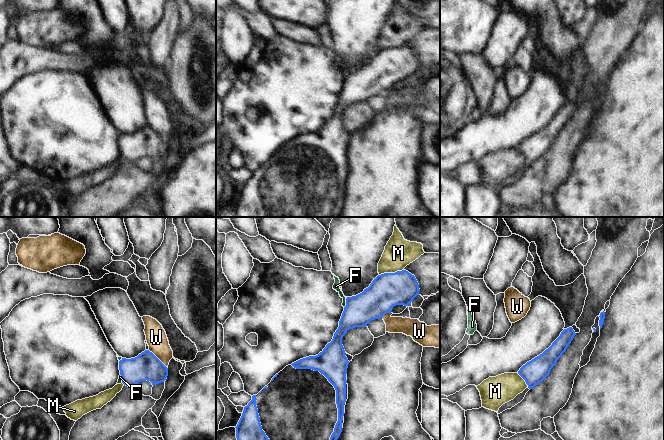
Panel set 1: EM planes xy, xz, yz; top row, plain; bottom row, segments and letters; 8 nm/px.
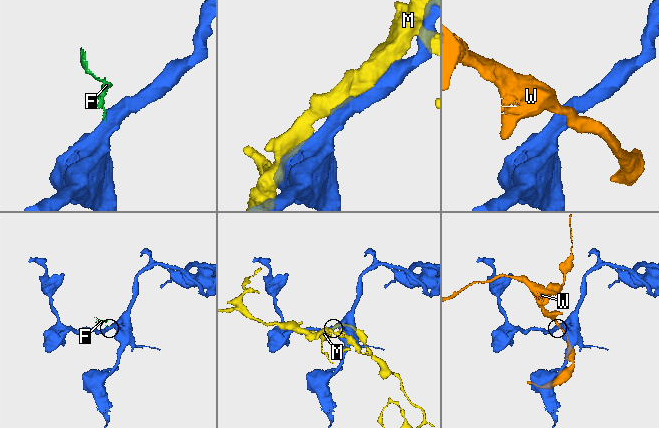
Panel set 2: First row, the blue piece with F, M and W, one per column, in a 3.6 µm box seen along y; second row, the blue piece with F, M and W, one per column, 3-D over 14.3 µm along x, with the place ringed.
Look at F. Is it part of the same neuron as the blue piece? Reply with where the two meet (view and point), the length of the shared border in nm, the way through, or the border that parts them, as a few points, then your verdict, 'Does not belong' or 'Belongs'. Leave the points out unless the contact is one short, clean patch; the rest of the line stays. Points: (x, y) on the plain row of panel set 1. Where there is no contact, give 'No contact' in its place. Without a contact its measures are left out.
Touches blue at xz (346, 79). Shared border 80 nm. Boundary: xz (346, 74), (344, 83). Does not belong

